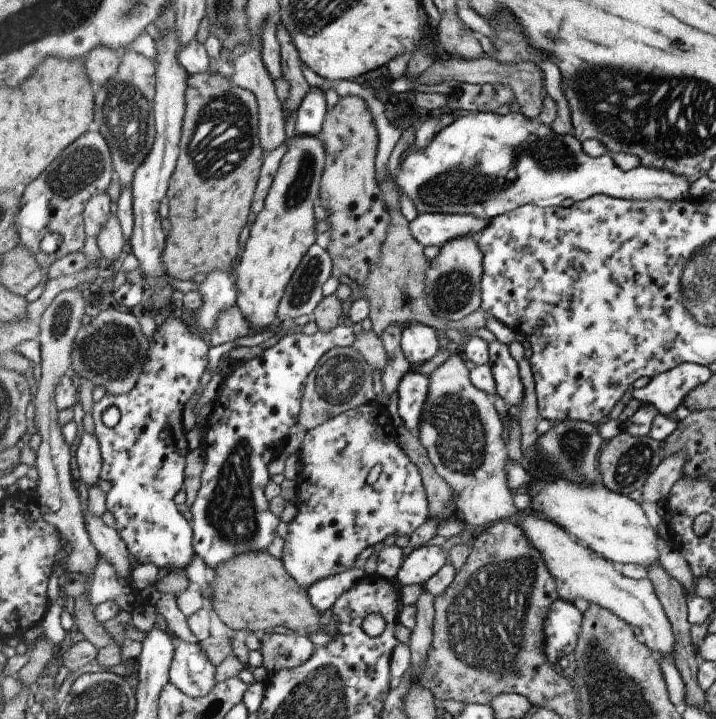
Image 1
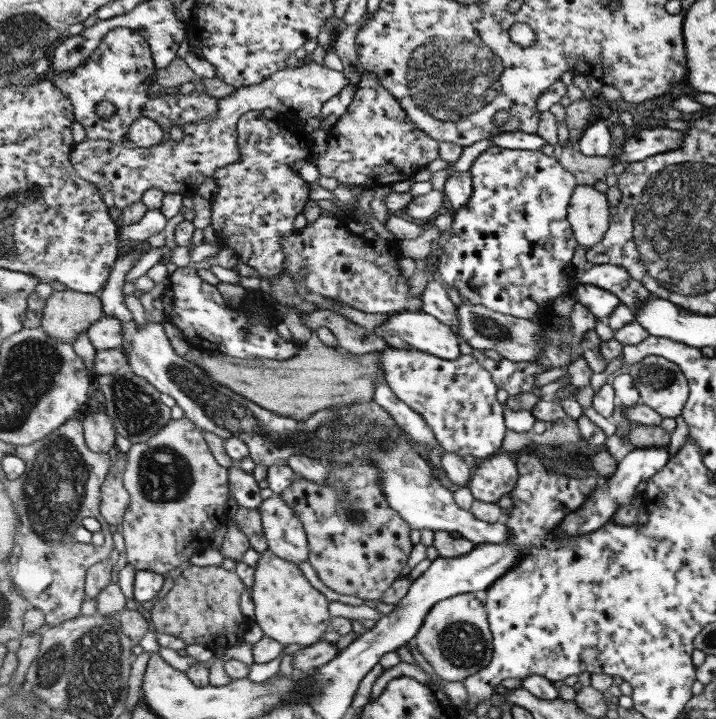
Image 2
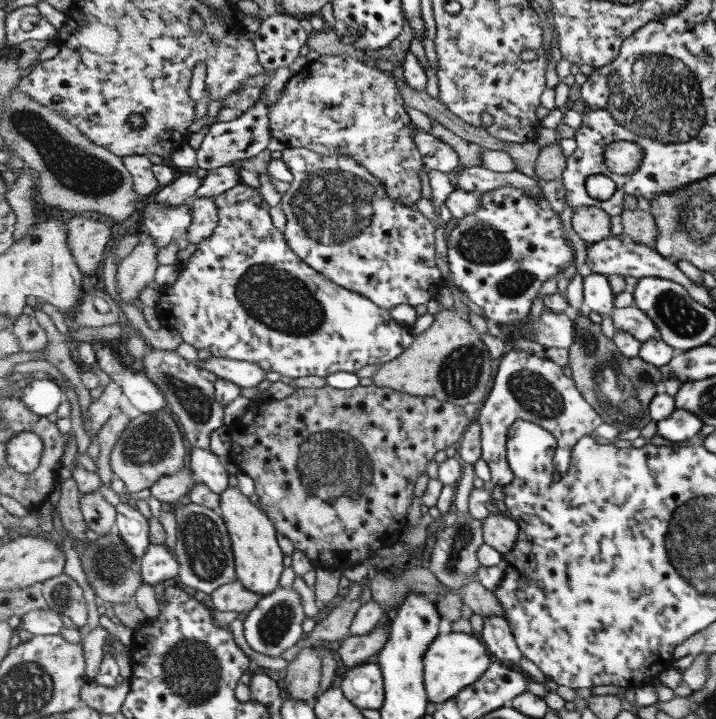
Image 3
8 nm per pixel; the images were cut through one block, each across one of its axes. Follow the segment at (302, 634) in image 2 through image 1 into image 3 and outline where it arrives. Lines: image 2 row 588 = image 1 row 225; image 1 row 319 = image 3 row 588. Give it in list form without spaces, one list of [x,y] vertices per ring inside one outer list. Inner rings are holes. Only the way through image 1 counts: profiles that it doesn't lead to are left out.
[[[229,487],[220,495],[221,515],[225,519],[233,543],[236,580],[257,594],[273,593],[278,589],[285,570],[284,554],[277,542],[278,530],[275,523],[257,505],[253,505],[249,496],[245,496],[239,487]]]

